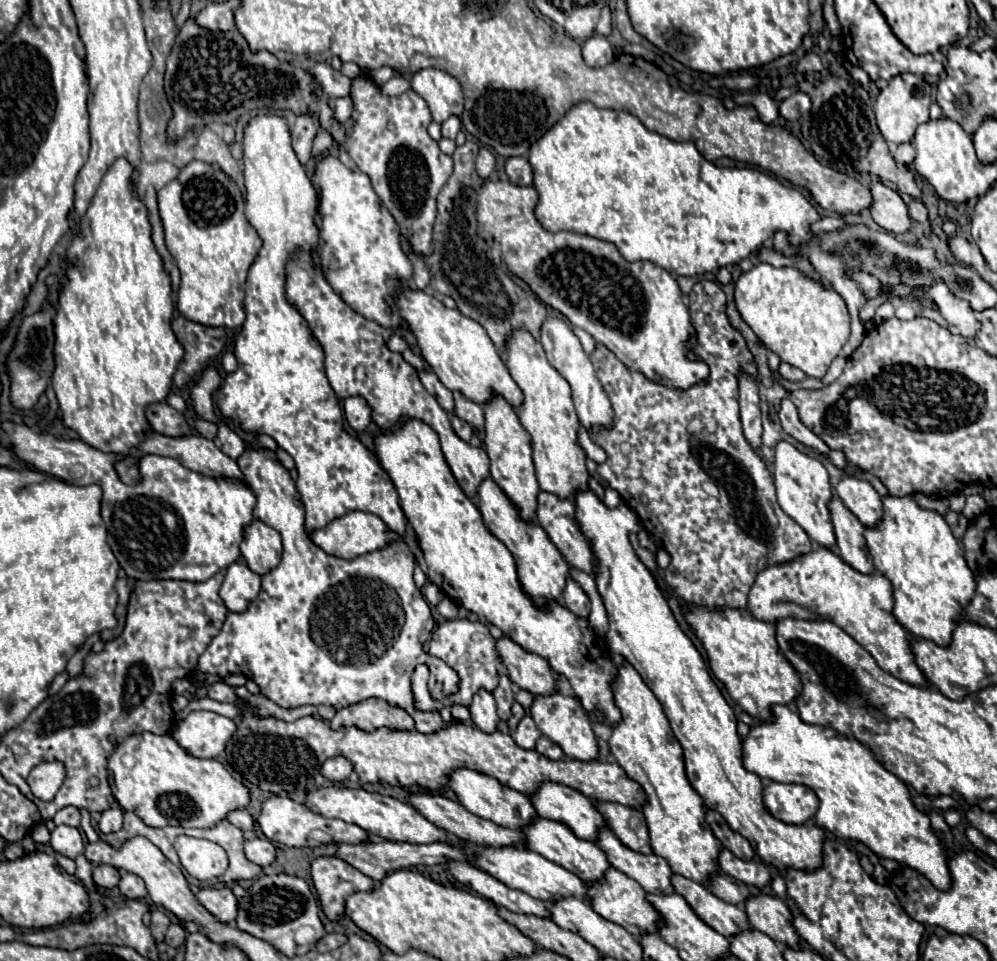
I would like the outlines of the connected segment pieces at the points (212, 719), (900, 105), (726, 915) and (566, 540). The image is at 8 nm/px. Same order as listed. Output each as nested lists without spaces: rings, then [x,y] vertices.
[[[190,712],[174,732],[174,740],[198,758],[216,758],[236,732],[236,722],[216,712]]]
[[[911,73],[897,75],[888,82],[888,86],[878,94],[878,100],[874,104],[874,114],[878,128],[886,142],[902,144],[910,142],[914,138],[914,132],[920,124],[928,122],[928,108],[932,104],[930,98],[930,86],[924,84],[923,79]]]
[[[678,874],[672,876],[672,886],[680,896],[688,900],[694,912],[722,936],[732,938],[736,936],[736,932],[744,932],[744,928],[750,928],[746,912],[740,906],[728,904],[718,896],[714,896],[710,888]]]
[[[540,492],[538,496],[538,524],[548,538],[564,554],[566,562],[588,576],[596,576],[596,560],[592,560],[592,548],[576,524],[576,506],[572,500],[560,500],[554,494]]]

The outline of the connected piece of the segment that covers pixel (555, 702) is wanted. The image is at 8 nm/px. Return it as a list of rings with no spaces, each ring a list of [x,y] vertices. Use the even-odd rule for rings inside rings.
[[[552,694],[552,696],[536,696],[530,714],[536,722],[536,726],[540,728],[540,732],[544,736],[548,736],[552,742],[556,742],[562,752],[572,758],[572,760],[580,760],[580,762],[590,762],[590,760],[598,760],[600,752],[598,752],[598,740],[592,732],[592,724],[588,720],[586,710],[582,708],[582,704],[576,698],[564,696],[564,694]]]

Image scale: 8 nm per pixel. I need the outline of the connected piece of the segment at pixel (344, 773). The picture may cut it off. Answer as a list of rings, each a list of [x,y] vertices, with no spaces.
[[[332,756],[322,764],[322,774],[332,782],[344,782],[352,772],[352,762],[344,756]]]

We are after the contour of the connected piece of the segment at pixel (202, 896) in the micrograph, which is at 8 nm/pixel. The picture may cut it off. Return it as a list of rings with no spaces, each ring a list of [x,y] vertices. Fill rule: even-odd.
[[[202,888],[198,894],[198,900],[204,904],[208,912],[212,912],[218,920],[230,924],[236,920],[238,912],[238,898],[230,888]]]

